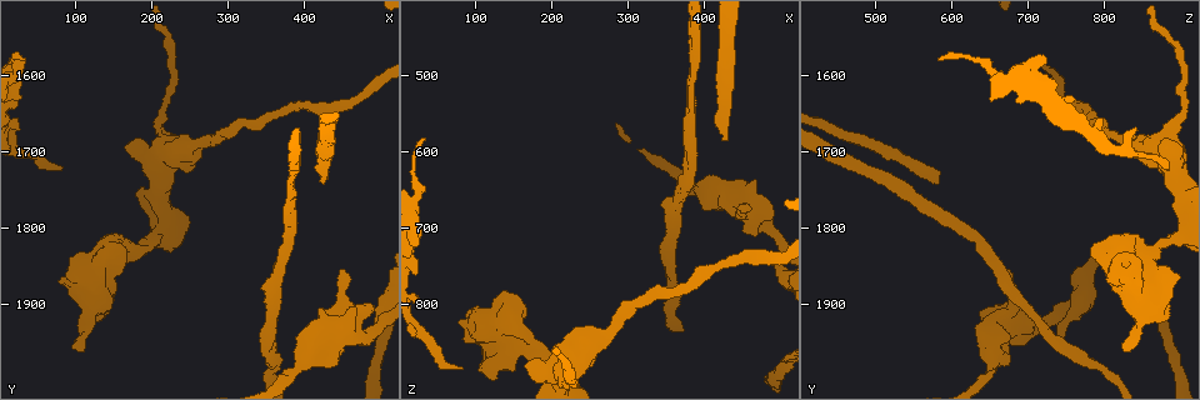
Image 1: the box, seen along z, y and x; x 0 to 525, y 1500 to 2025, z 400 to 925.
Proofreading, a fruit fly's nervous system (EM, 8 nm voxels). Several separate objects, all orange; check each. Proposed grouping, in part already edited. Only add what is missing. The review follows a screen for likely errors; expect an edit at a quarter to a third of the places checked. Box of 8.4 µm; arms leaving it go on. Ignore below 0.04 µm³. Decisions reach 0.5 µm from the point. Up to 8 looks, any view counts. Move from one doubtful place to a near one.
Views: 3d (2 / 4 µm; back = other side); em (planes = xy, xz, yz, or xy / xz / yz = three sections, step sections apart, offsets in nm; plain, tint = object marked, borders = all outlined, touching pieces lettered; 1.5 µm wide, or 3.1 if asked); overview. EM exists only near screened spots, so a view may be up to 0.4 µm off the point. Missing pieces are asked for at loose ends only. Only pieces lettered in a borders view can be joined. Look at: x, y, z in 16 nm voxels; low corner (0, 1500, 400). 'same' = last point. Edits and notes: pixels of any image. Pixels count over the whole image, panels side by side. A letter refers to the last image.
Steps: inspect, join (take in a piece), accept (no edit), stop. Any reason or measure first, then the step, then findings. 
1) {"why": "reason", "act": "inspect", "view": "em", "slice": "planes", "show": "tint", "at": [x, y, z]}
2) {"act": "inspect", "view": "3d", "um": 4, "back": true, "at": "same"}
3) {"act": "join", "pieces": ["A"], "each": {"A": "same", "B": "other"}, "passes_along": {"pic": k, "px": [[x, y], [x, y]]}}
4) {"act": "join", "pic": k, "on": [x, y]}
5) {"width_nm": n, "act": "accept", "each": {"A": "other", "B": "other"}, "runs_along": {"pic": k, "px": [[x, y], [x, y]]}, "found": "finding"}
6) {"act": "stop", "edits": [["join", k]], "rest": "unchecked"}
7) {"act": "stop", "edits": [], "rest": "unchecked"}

{"act": "inspect", "view": "em", "slice": "yz", "step": 8, "show": "borders", "at": [450, 1860, 670]}

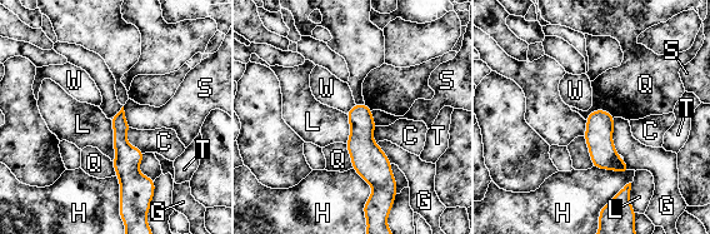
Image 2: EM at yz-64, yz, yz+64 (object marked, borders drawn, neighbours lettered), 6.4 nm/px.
{"act": "inspect", "view": "em", "slice": "planes", "show": "borders", "at": "same"}

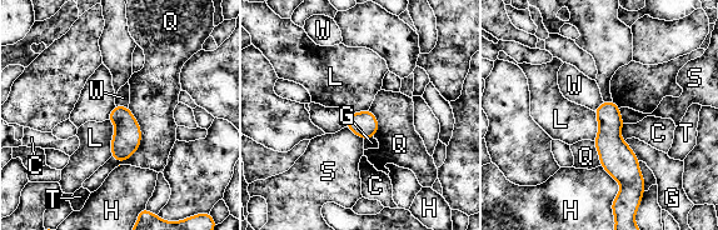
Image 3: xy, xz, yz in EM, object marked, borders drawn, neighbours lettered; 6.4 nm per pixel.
{"act": "accept", "each": {"C": "other", "G": "other", "H": "other", "L": "other", "Q": "other", "S": "other", "T": "other", "W": "other"}, "runs_along": {"pic": 3, "px": [[606, 104], [609, 145], [627, 186]]}, "found": "no lettered piece goes on from it"}

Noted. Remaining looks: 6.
{"why": "an open end", "act": "inspect", "view": "em", "slice": "planes", "show": "borders", "at": [425, 1980, 675]}

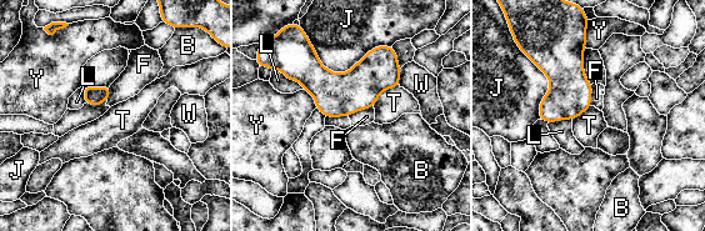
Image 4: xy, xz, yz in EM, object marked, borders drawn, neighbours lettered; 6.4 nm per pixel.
{"act": "accept", "each": {"B": "other", "F": "other", "J": "other", "L": "other", "T": "other", "W": "other", "Y": "other"}, "border": {"pic": 4, "px": [[399, 85], [385, 89], [373, 106]]}, "found": "no lettered piece goes on from it"}

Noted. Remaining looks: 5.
{"act": "inspect", "view": "em", "slice": "yz", "step": 8, "show": "borders", "at": [425, 1740, 580]}

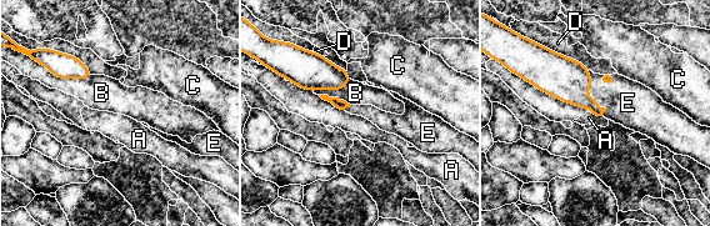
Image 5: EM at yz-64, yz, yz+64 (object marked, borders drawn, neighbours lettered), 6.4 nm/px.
{"act": "join", "pieces": ["E"], "each": {"A": "other", "B": "other", "C": "other", "D": "other", "E": "same"}, "passes_along": {"pic": 5, "px": [[568, 80], [588, 96], [625, 100]]}, "found": "it goes on there"}

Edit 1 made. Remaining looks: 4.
{"act": "stop", "edits": [["join", 5]], "rest": "unchecked"}

